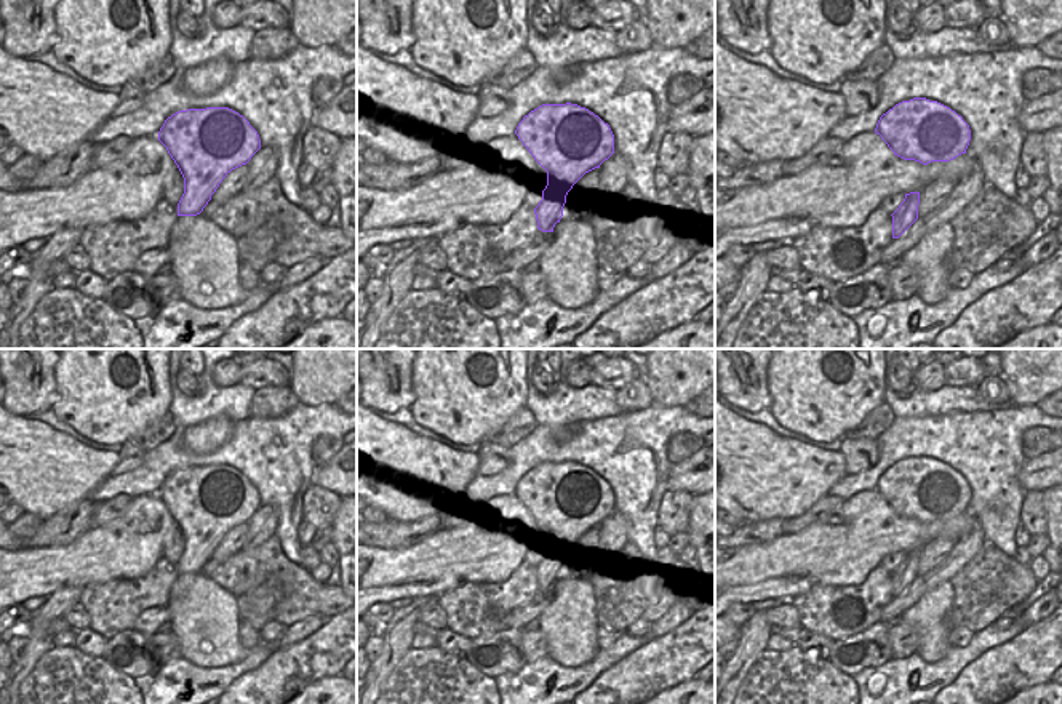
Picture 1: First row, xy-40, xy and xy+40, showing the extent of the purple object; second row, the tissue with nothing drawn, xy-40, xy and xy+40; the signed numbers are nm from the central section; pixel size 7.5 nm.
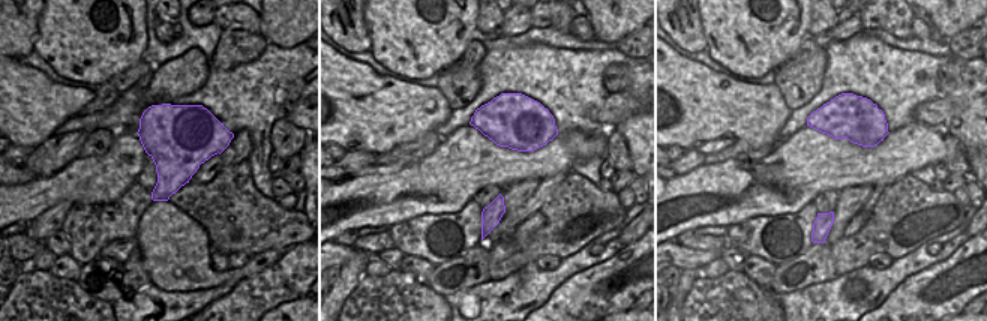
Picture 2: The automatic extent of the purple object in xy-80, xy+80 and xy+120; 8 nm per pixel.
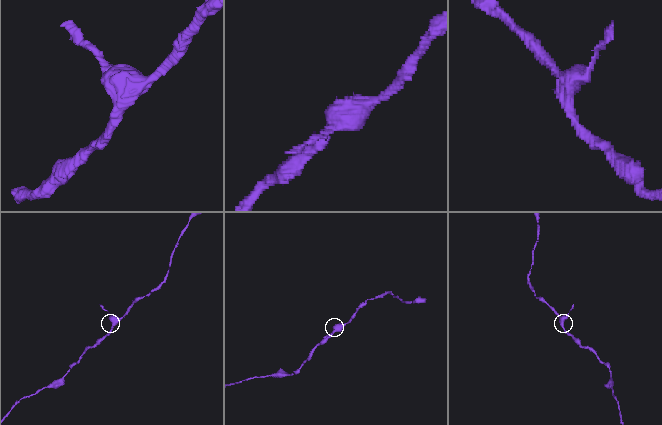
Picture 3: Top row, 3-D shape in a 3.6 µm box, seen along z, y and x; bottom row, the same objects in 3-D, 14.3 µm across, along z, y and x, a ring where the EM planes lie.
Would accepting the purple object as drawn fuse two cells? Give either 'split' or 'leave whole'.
split

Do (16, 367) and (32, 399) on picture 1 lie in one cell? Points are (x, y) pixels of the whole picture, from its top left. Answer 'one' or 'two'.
one

